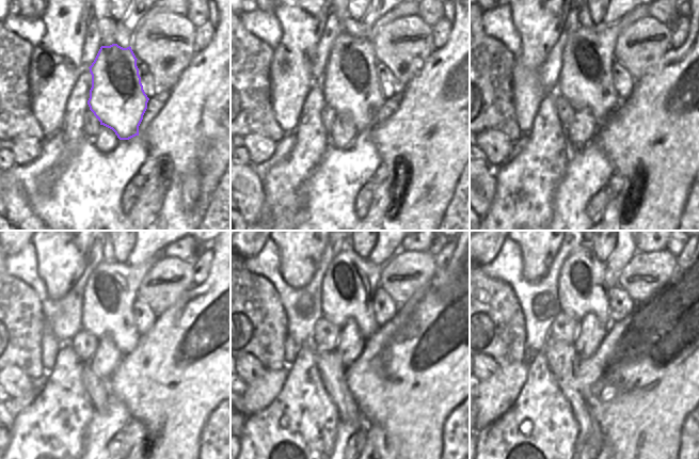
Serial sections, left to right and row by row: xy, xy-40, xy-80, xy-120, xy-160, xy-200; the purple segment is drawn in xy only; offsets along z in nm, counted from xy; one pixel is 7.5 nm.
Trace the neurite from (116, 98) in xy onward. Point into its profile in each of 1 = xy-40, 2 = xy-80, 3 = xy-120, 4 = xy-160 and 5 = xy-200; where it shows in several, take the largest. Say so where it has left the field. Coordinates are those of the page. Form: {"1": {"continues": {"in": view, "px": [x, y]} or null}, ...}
{"1": {"continues": {"in": "xy-40", "px": [350, 84]}}, "2": {"continues": {"in": "xy-80", "px": [586, 79]}}, "3": {"continues": {"in": "xy-120", "px": [112, 288]}}, "4": {"continues": {"in": "xy-160", "px": [349, 284]}}, "5": {"continues": {"in": "xy-200", "px": [584, 283]}}}

